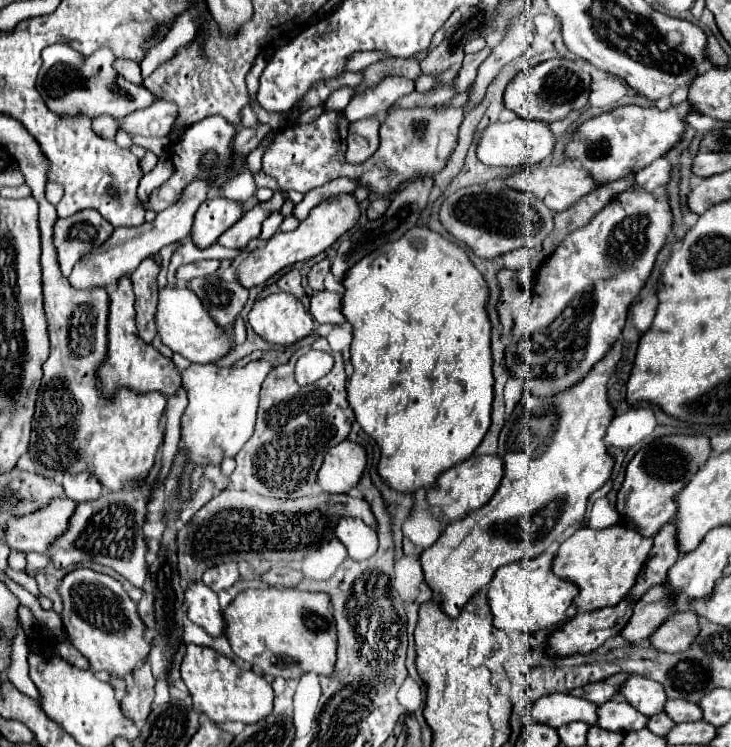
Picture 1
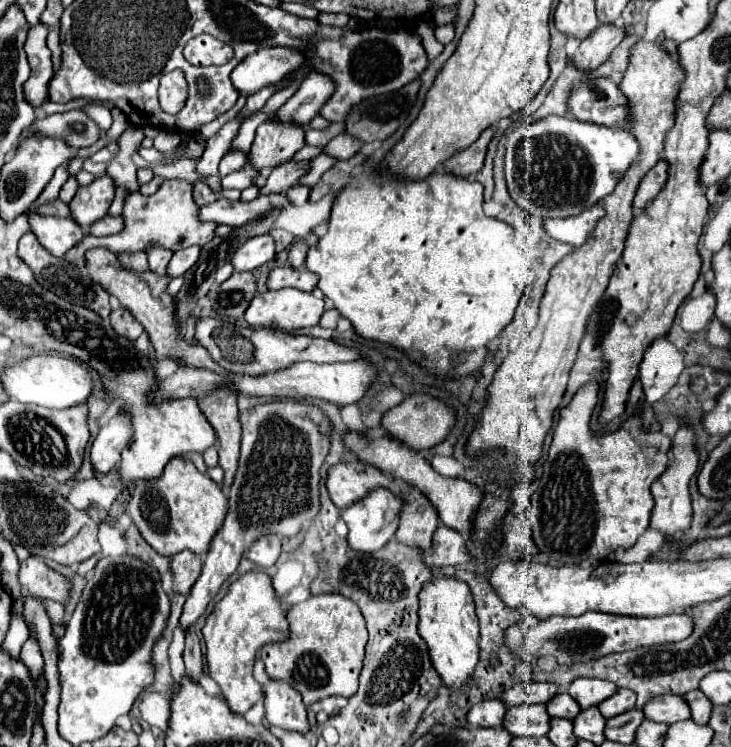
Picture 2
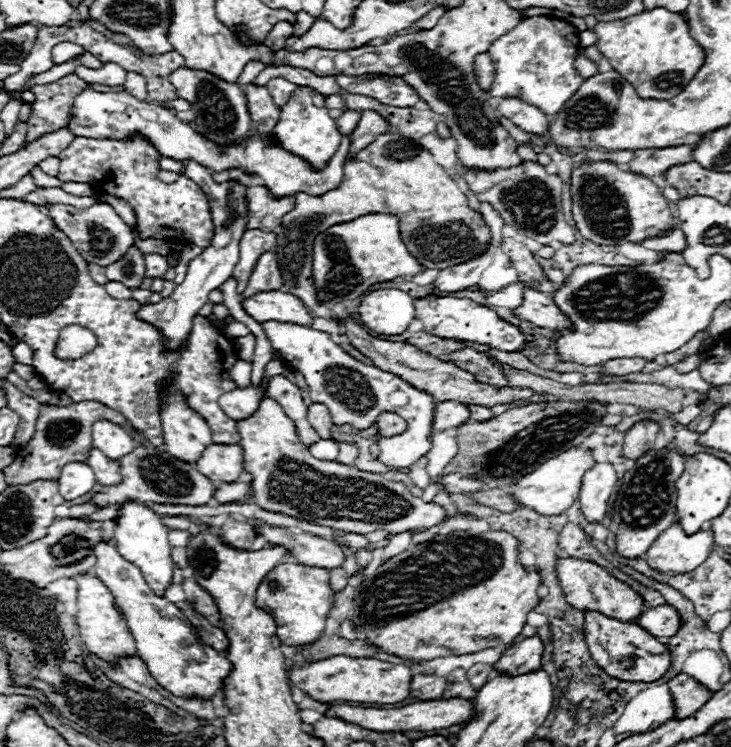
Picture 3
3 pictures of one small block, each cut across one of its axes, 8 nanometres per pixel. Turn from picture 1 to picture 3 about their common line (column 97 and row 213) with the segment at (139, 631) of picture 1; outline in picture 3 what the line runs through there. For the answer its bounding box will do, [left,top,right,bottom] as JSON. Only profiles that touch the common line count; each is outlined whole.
[570,160,674,244]

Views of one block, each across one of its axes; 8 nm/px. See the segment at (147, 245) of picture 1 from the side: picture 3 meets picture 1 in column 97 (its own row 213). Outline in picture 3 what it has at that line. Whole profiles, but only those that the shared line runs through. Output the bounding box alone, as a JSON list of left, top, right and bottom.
[250,186,294,232]

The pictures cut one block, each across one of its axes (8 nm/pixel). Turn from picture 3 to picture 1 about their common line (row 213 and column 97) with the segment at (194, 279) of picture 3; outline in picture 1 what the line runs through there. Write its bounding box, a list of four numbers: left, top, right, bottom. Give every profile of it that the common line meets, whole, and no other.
[54,210,114,278]

